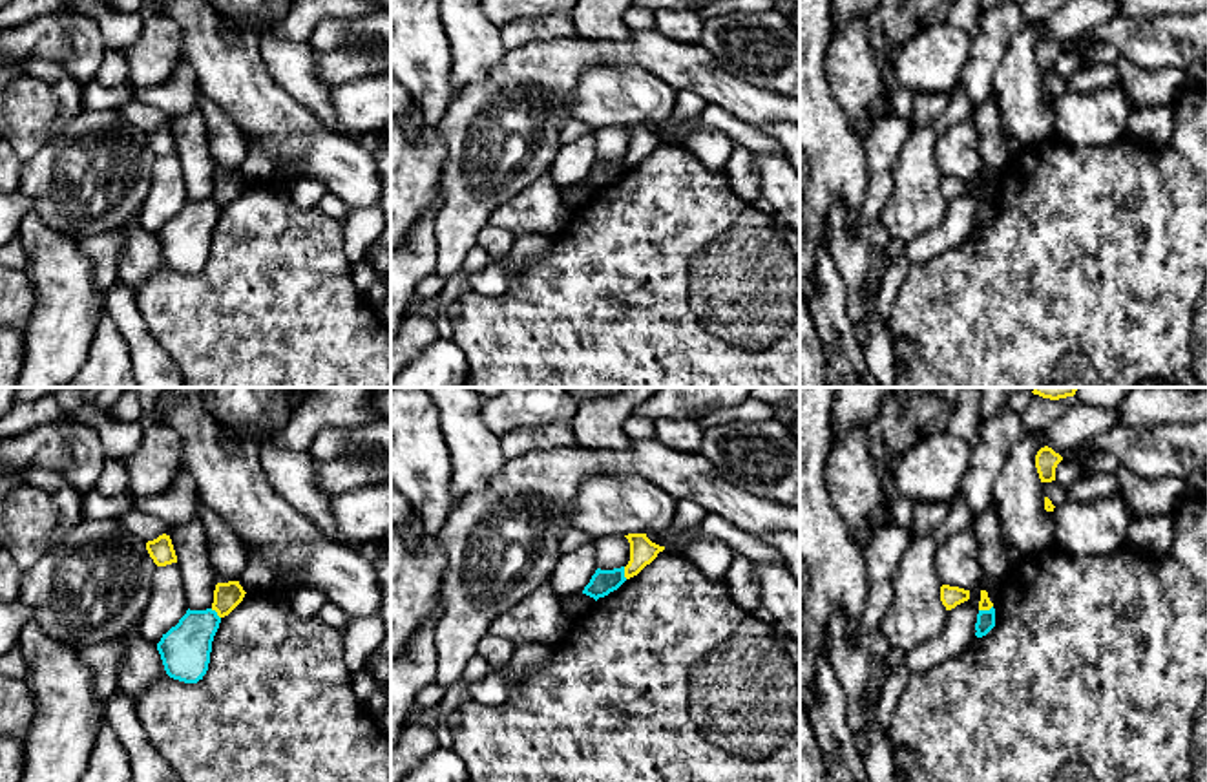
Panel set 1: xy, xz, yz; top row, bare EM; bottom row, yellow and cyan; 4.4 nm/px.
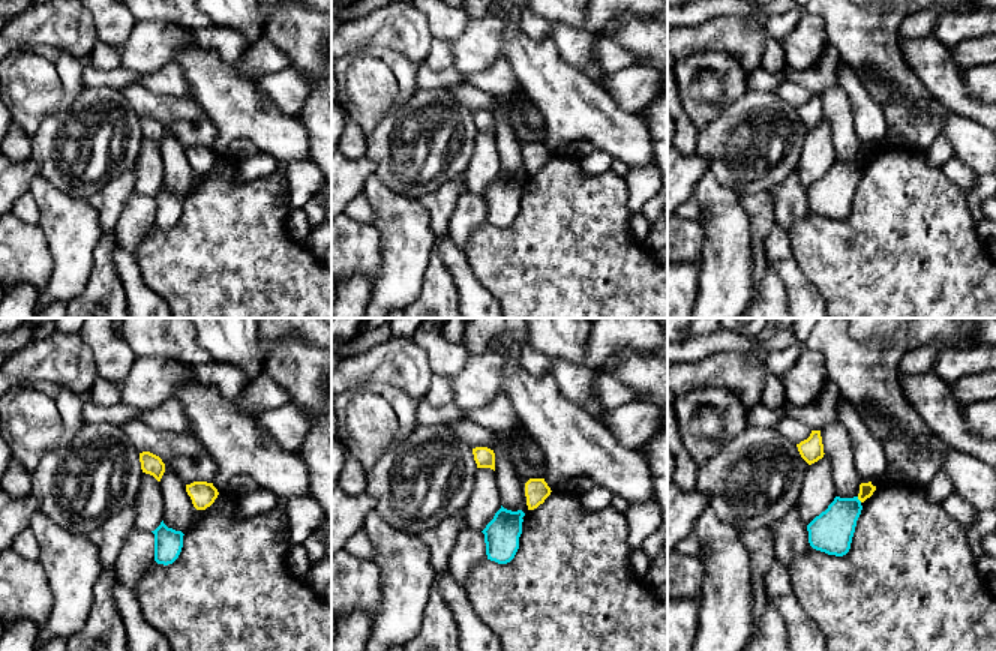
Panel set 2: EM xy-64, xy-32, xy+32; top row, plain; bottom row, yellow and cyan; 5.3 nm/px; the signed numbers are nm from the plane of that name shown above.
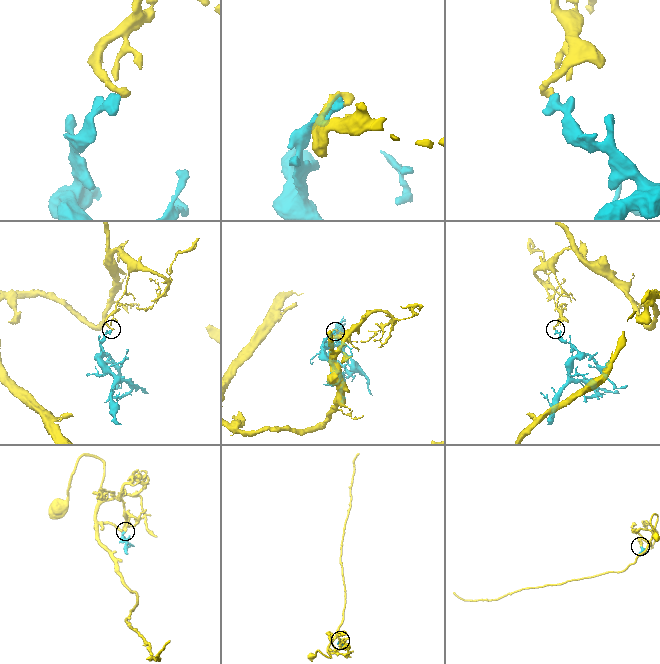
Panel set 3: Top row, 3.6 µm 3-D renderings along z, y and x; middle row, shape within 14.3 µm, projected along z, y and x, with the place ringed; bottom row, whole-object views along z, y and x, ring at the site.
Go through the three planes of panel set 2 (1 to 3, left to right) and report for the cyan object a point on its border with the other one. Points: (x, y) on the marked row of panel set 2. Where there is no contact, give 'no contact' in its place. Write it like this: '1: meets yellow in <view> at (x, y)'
1: no contact
2: no contact
3: meets yellow in xy+32 at (860, 500)

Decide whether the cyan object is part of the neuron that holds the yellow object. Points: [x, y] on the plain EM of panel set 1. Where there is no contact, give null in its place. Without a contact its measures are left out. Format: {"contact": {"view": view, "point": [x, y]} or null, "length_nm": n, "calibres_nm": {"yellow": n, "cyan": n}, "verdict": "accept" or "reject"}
{"contact": {"view": "yz", "point": [985, 200]}, "length_nm": 70, "calibres_nm": {"yellow": 60, "cyan": 80}, "verdict": "reject"}

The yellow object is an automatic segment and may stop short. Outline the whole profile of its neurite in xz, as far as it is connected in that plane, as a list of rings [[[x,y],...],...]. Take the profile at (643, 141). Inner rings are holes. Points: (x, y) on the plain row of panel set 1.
[[[628,124],[624,128],[630,133],[630,152],[624,157],[624,168],[630,170],[650,155],[665,137],[652,133],[646,124]]]

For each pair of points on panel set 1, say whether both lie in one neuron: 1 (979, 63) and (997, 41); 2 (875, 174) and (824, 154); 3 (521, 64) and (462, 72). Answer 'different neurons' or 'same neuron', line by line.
1: same neuron
2: different neurons
3: different neurons

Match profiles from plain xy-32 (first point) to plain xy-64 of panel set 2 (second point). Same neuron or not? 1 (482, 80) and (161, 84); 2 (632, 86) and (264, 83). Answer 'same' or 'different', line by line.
1: same
2: same

